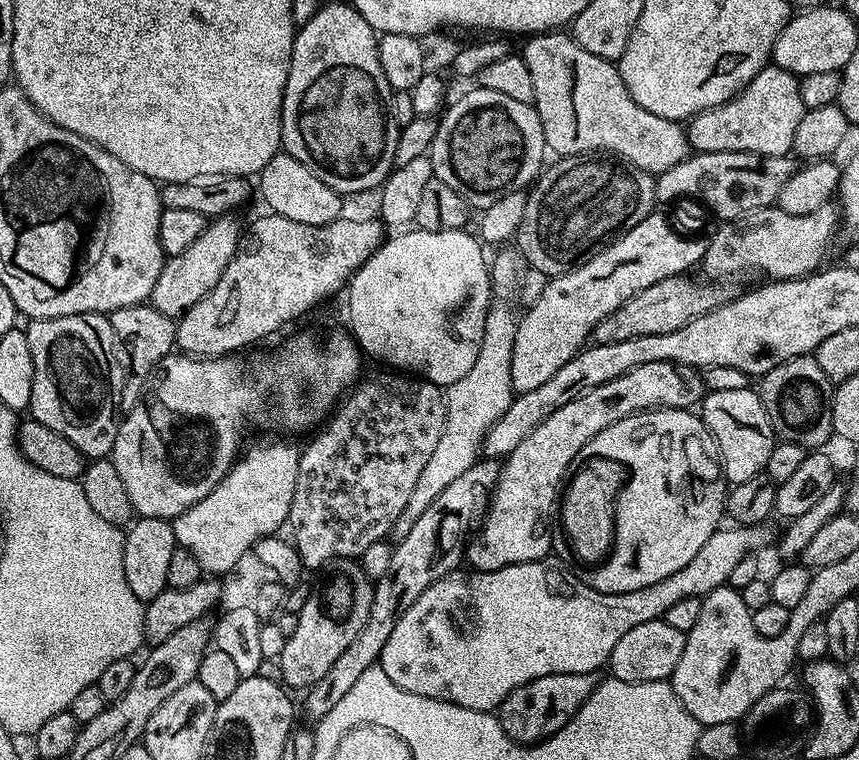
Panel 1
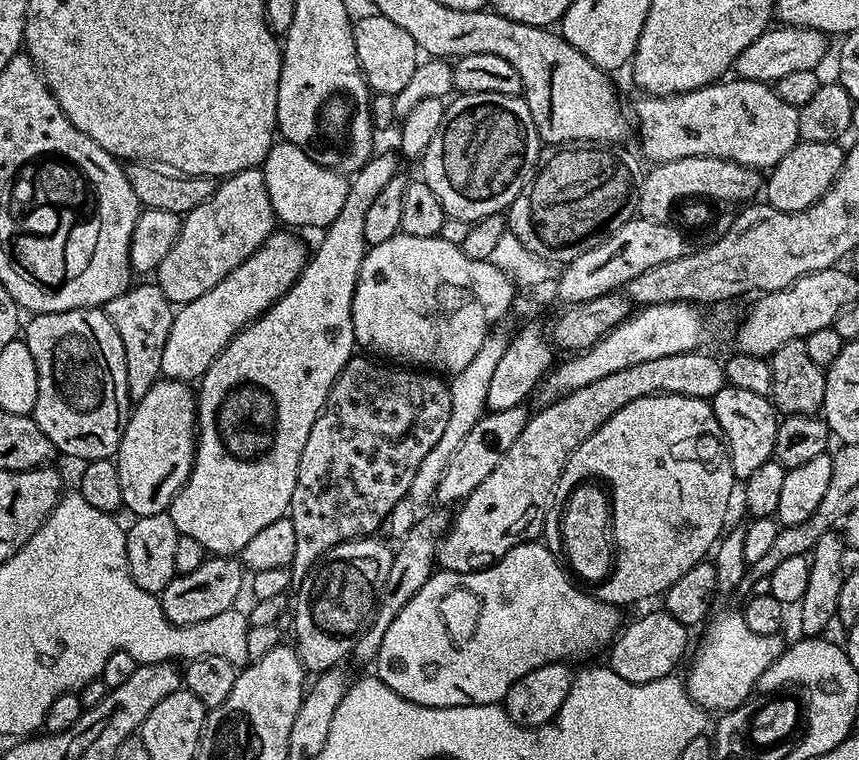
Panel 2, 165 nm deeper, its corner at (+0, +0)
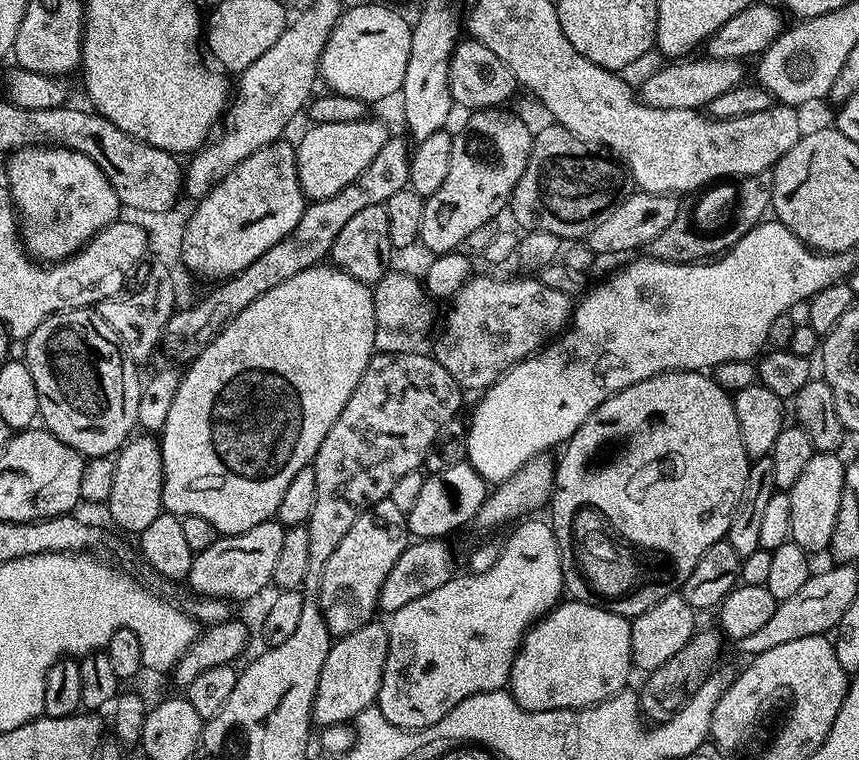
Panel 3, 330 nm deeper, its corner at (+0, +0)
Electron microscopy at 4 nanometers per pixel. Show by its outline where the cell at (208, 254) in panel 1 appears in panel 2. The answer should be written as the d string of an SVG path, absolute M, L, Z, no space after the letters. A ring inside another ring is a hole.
M244 168L238 174L221 179L212 189L212 196L183 217L180 233L166 258L162 258L154 273L155 283L166 294L173 305L183 306L194 298L202 298L214 286L227 278L235 268L263 247L273 235L278 221L276 211L272 209L271 196L266 190L266 178L260 168Z

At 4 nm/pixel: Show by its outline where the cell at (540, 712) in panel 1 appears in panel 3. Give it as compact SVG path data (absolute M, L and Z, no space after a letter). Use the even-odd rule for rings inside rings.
M572 600L554 608L550 618L542 626L535 627L521 645L512 663L512 673L508 675L507 687L512 697L527 712L553 712L563 708L582 708L586 702L598 705L618 692L625 691L628 671L633 671L630 634L632 625L629 617L619 616L606 610L599 603L579 604Z

